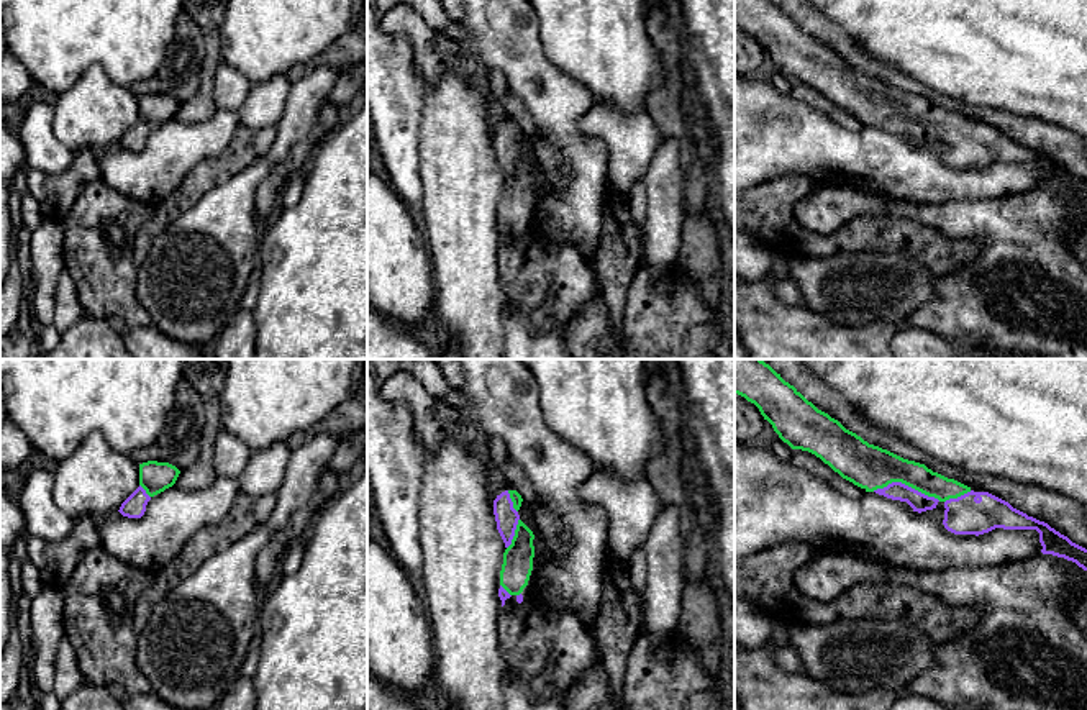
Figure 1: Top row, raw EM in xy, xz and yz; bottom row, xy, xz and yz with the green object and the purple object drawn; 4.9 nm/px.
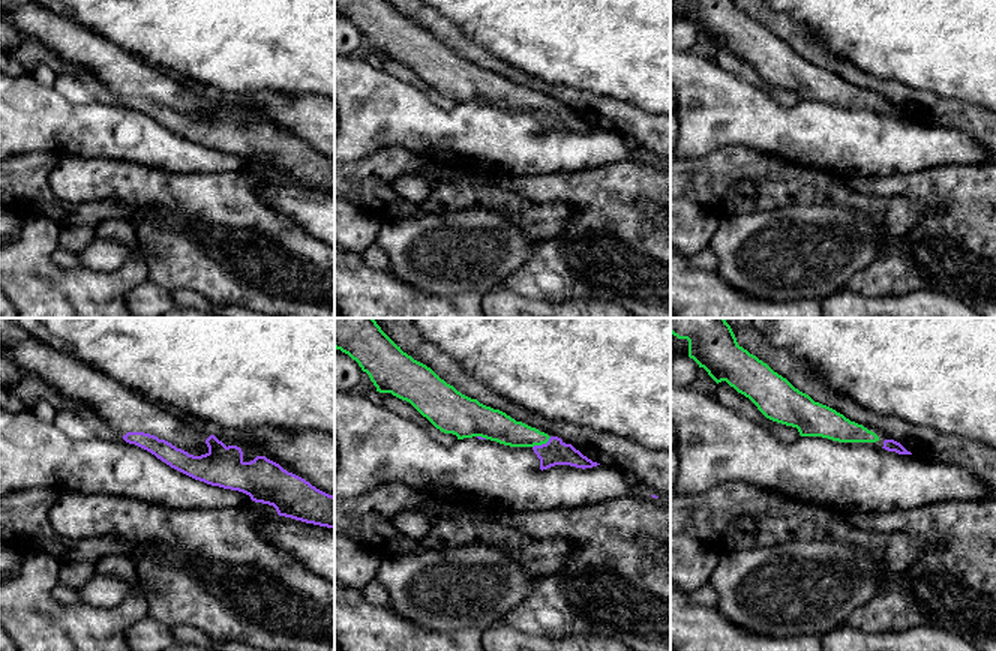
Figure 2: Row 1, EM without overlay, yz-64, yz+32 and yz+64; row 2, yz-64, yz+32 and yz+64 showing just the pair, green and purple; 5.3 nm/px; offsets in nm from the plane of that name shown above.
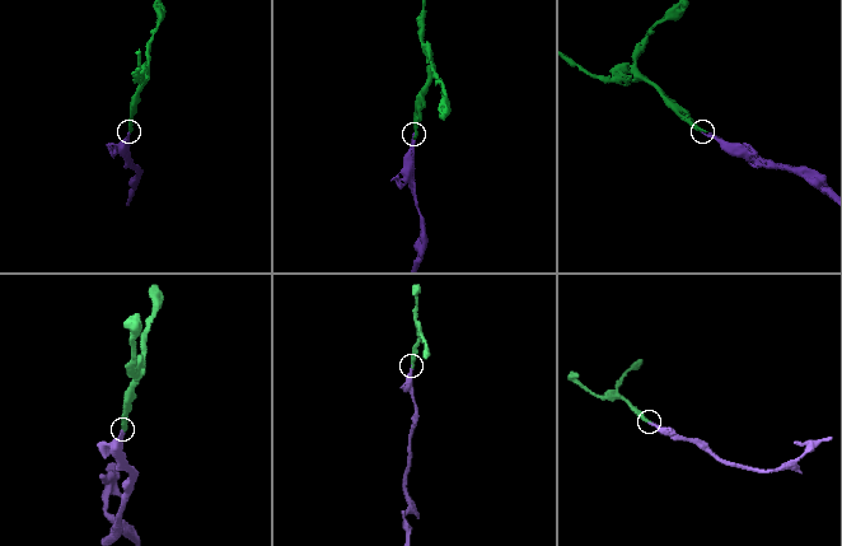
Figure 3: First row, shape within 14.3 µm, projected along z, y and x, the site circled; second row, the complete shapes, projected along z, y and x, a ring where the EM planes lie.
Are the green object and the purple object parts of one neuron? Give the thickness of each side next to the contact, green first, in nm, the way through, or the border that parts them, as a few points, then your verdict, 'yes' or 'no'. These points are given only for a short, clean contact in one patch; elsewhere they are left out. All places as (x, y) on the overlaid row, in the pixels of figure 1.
calibres 220 and 90 nm; way yz (868, 466), (907, 484), (895, 491); yes

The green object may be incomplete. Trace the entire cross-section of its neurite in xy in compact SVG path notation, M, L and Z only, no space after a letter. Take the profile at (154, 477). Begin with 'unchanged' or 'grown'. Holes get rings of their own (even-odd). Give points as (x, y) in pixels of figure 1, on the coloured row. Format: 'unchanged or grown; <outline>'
grown; M148 461L139 464L139 487L121 503L120 513L128 518L141 518L148 502L172 487L180 471L169 462Z

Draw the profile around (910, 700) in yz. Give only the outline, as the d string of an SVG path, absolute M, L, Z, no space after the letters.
M908 692L895 697L890 710L953 710L953 708L941 705L925 695Z

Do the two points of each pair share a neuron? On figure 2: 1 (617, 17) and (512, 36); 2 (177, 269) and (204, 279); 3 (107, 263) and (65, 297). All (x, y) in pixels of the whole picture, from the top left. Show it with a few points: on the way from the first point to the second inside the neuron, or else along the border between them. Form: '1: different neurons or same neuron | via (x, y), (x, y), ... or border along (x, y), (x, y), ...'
1: same neuron | via (591, 17), (537, 17)
2: same neuron | via (183, 269), (194, 269), (198, 273)
3: different neurons | border along (128, 255), (114, 272), (95, 273), (83, 270)

